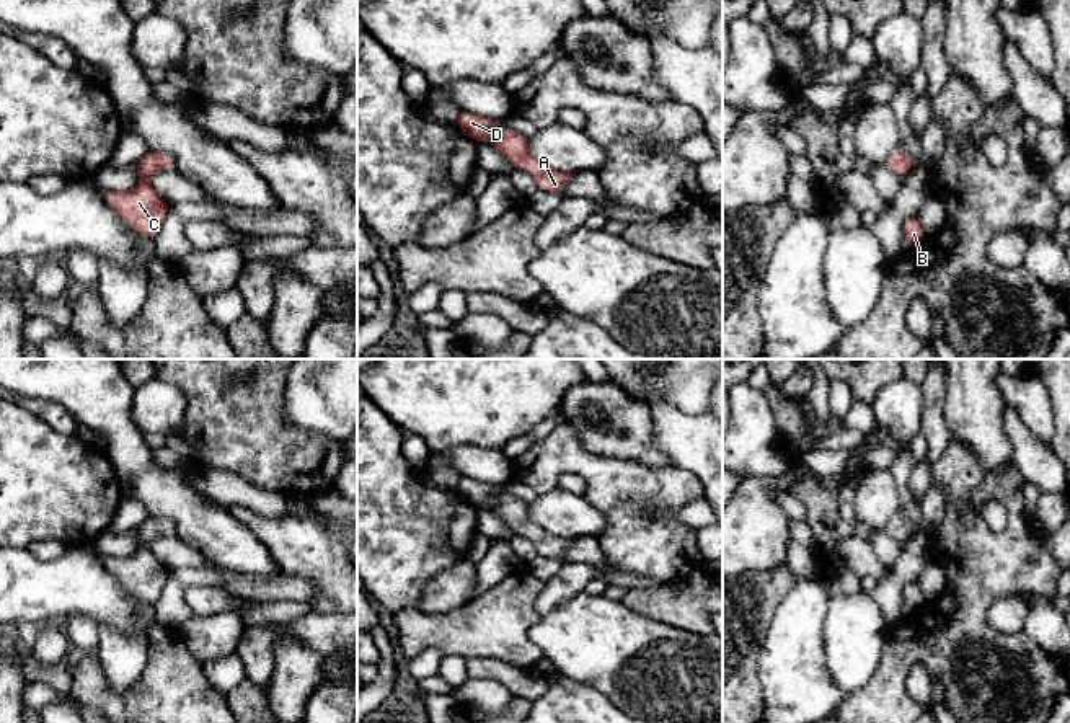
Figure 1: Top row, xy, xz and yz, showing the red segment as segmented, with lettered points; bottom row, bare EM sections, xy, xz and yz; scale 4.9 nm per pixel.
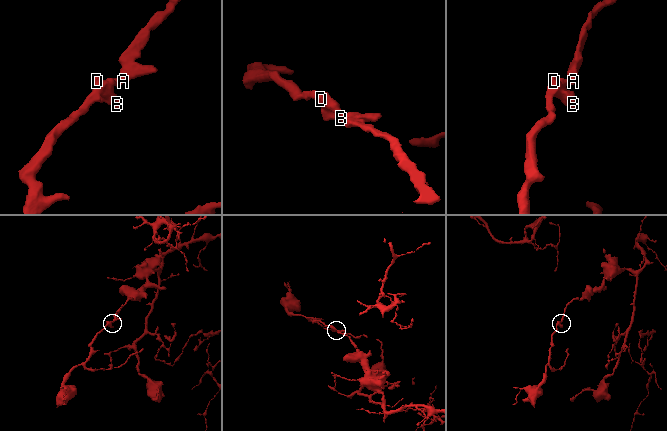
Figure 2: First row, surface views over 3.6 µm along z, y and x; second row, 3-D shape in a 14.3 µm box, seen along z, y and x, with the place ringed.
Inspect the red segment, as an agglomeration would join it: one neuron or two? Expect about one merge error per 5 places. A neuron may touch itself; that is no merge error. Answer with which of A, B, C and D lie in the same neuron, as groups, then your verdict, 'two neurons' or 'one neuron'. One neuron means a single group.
A B C D | one neuron

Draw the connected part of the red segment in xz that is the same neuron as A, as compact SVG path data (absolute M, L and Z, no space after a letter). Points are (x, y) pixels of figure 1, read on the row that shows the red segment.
M460 111L457 127L476 144L489 144L497 153L501 153L514 170L524 170L533 175L538 189L563 194L564 186L574 173L555 171L538 162L528 152L527 137L519 132L499 129L491 142L484 139L493 132L493 119L480 116L470 111Z

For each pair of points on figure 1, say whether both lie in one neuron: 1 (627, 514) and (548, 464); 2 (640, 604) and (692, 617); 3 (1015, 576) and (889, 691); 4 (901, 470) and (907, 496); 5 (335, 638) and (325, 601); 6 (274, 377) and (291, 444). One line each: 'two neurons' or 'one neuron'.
1: one neuron
2: one neuron
3: one neuron
4: one neuron
5: two neurons
6: one neuron

